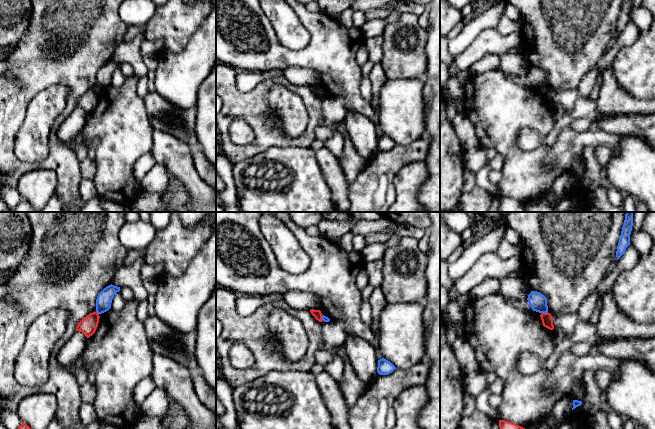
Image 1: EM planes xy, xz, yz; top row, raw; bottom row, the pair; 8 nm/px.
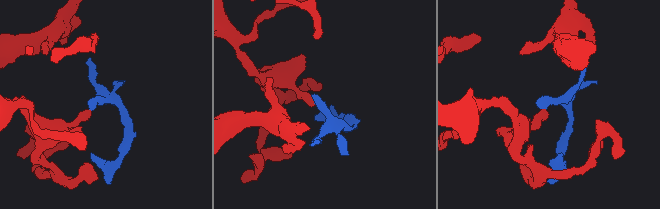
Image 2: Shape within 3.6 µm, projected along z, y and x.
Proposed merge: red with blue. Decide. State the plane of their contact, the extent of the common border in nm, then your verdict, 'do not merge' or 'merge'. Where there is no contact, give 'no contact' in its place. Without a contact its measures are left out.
yz | 60 nm | do not merge

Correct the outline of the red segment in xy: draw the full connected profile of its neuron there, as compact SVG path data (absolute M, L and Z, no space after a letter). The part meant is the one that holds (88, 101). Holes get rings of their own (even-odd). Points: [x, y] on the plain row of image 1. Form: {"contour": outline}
{"contour": "M97 88L90 89L84 93L77 101L76 107L82 108L87 114L92 112L99 99L99 90Z"}

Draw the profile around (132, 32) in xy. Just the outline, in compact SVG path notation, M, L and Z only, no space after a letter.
M128 26L126 32L124 33L123 40L132 41L140 34L141 31L142 31L142 28L140 27Z

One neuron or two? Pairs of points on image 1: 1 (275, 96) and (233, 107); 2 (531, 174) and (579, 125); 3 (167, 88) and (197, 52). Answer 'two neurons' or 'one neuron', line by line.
1: two neurons
2: two neurons
3: one neuron

